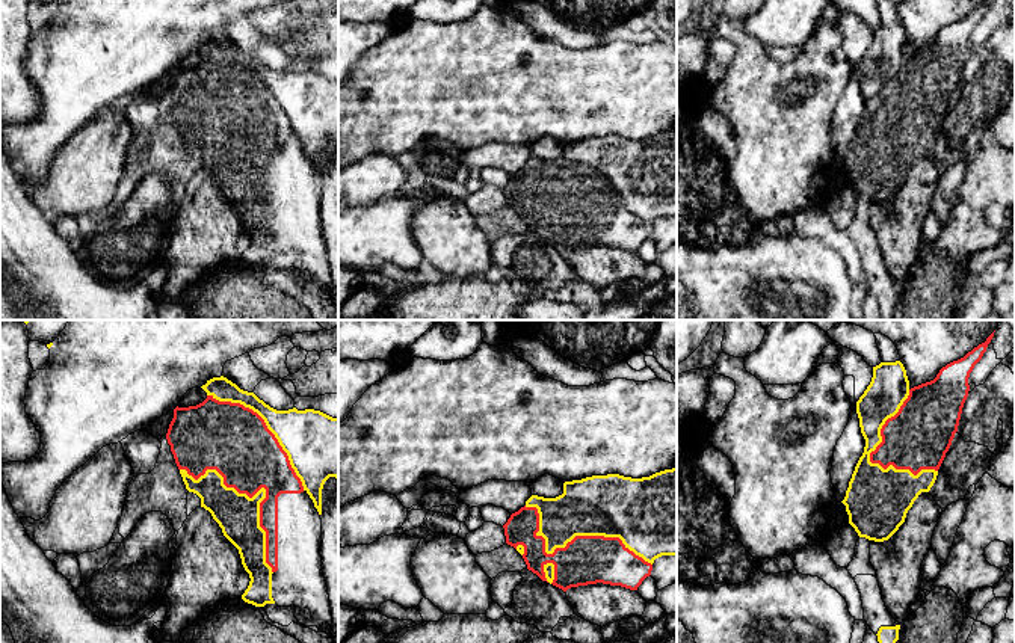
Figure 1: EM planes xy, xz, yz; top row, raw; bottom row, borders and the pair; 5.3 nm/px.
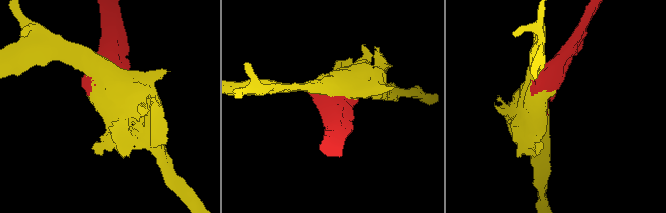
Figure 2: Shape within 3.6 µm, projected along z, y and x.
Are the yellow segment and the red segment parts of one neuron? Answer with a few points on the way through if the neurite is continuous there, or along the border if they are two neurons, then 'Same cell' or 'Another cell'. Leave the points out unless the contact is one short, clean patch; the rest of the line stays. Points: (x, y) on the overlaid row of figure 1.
Another cell

